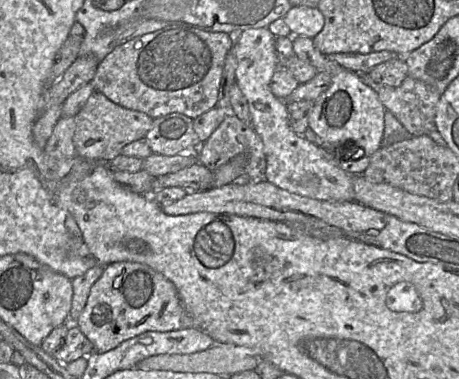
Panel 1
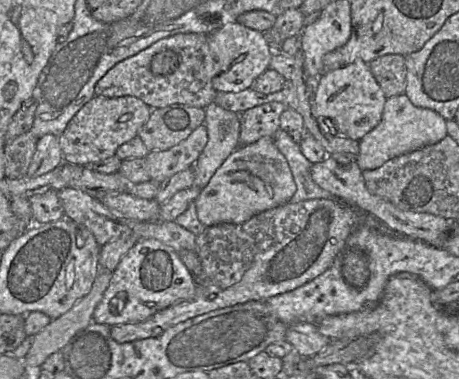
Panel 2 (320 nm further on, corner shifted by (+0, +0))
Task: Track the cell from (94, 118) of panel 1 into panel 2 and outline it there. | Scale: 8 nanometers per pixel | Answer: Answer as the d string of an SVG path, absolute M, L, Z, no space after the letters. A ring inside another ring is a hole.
M95 95L69 121L59 136L63 162L90 166L115 155L117 148L138 136L152 109L134 96L105 97Z

